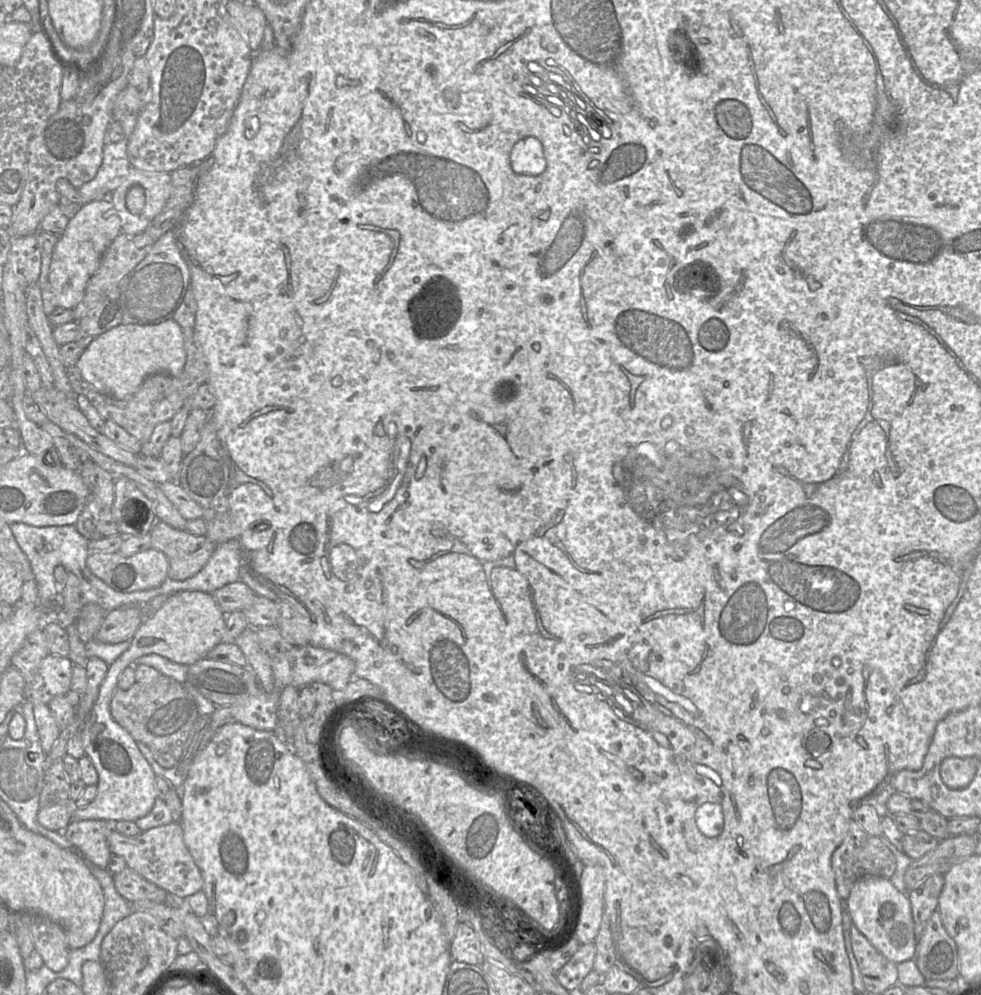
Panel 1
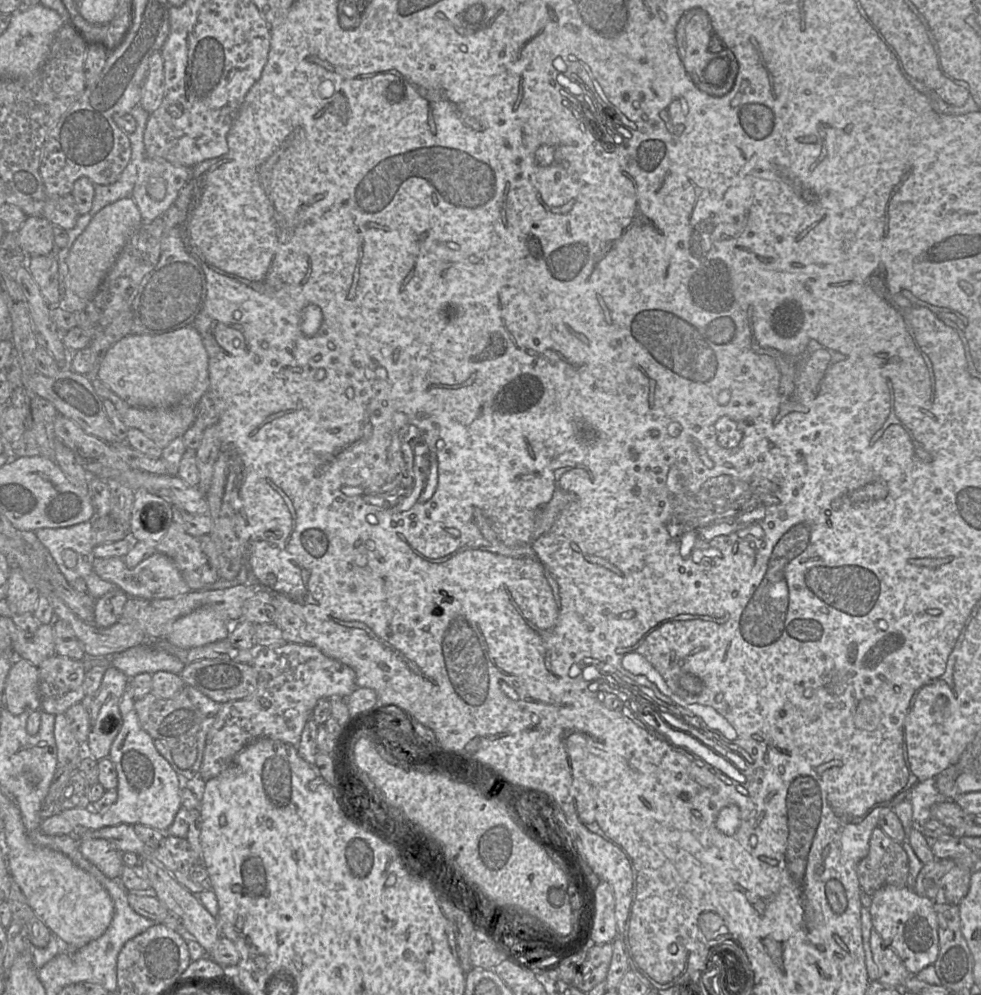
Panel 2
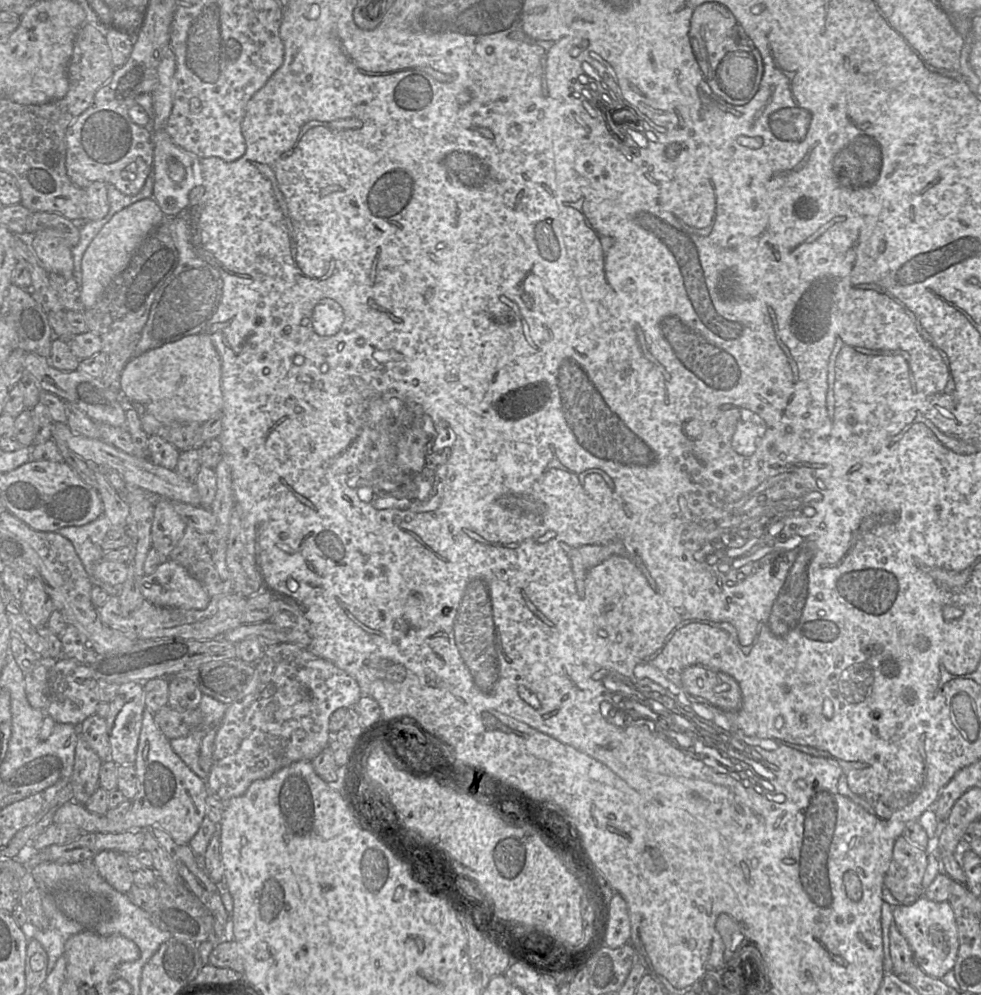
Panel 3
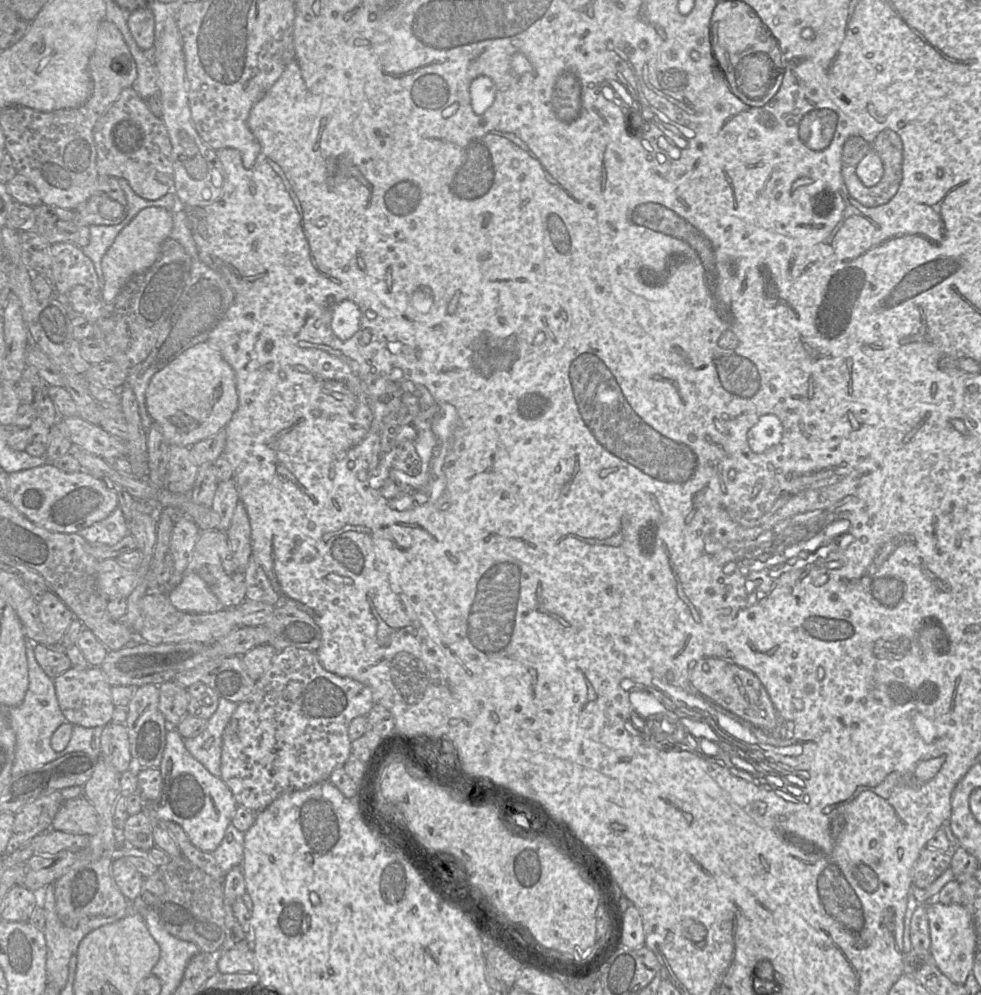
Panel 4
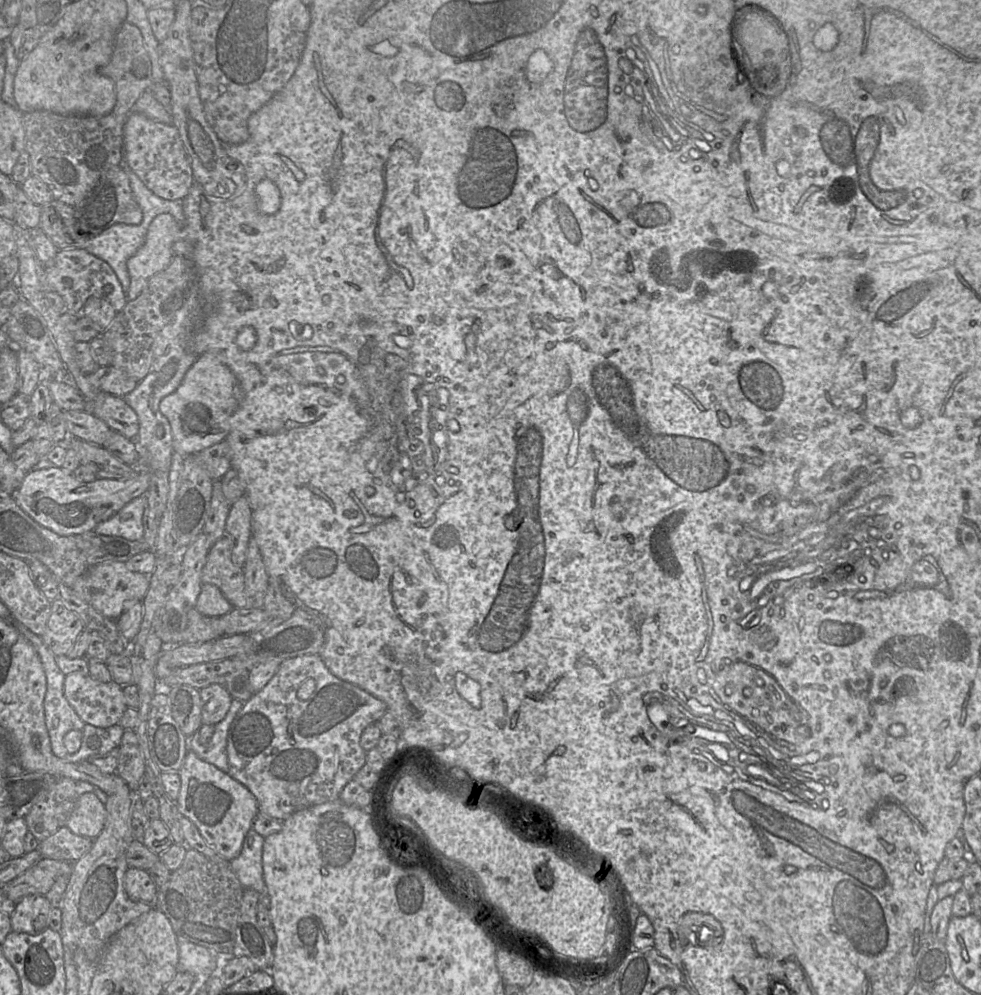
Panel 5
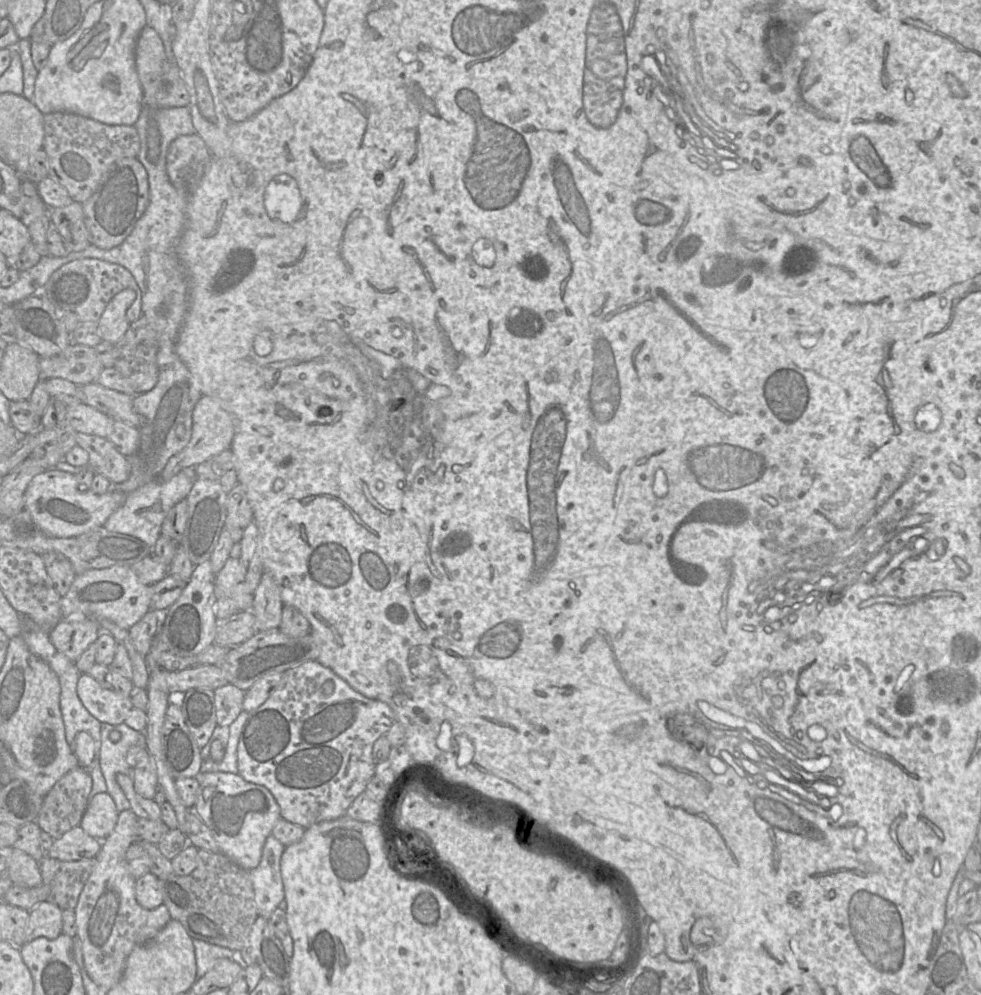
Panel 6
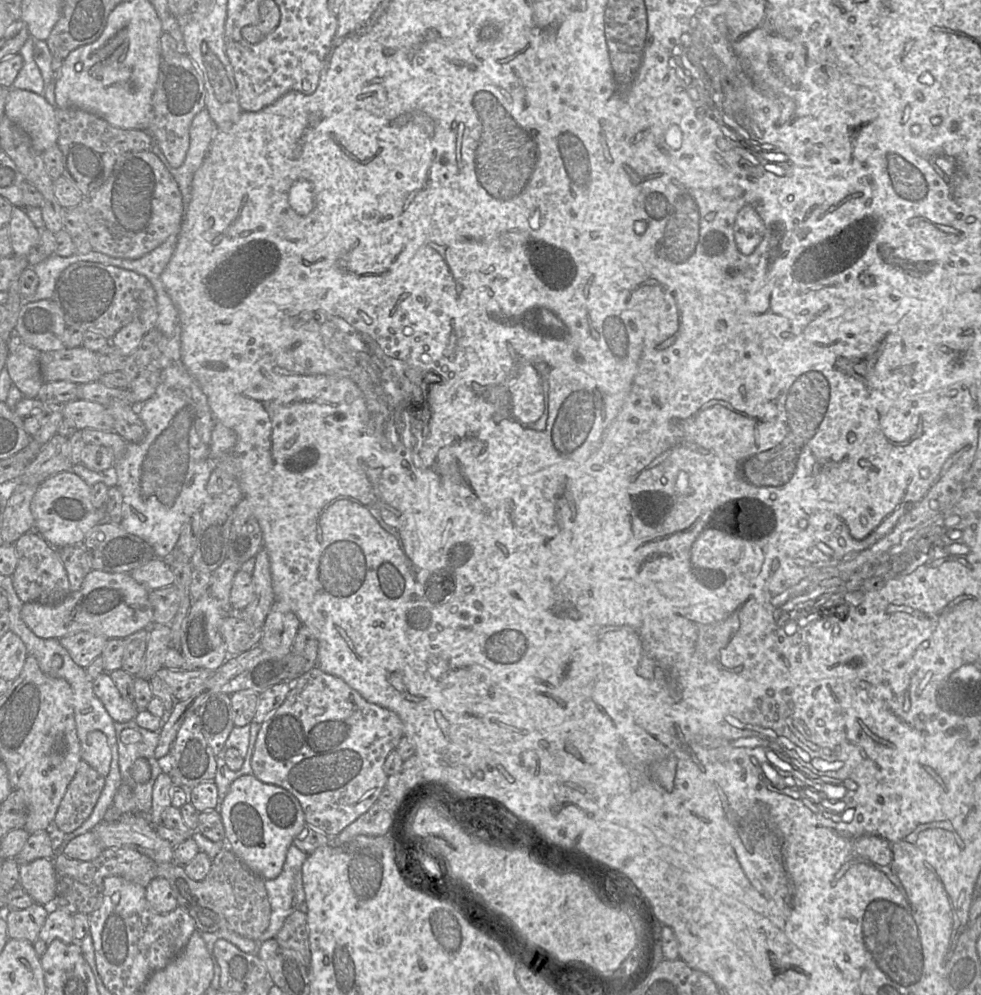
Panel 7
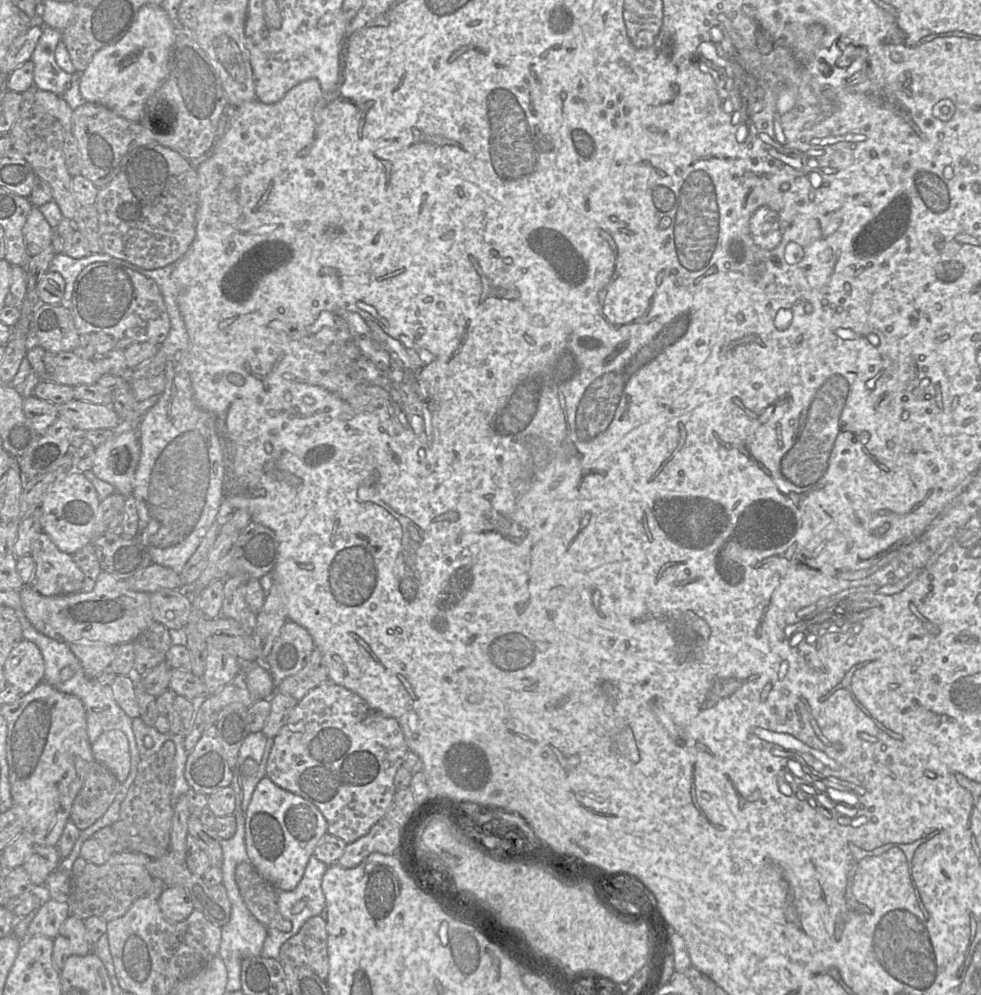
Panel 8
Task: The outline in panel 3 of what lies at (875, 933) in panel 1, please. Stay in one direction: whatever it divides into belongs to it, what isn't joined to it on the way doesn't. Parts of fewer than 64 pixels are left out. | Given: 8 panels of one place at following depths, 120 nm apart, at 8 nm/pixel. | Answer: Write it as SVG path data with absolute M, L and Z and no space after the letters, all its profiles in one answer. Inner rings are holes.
M921 896L915 902L892 907L893 920L913 951L914 961L927 975L942 978L955 964L959 940L953 909L948 902L936 902Z

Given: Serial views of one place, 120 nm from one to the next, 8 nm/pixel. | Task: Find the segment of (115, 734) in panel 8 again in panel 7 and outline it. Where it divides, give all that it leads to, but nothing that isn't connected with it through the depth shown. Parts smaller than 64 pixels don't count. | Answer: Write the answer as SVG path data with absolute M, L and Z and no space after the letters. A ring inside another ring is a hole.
M98 730L90 732L81 742L81 758L103 776L107 776L112 762L112 750L107 736Z

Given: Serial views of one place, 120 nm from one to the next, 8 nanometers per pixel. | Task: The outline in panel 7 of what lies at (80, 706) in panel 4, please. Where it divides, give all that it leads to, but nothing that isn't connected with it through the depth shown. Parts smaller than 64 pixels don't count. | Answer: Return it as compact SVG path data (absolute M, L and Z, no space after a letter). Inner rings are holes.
M103 673L93 680L93 690L116 723L134 720L139 712L133 703L120 694L108 673Z

